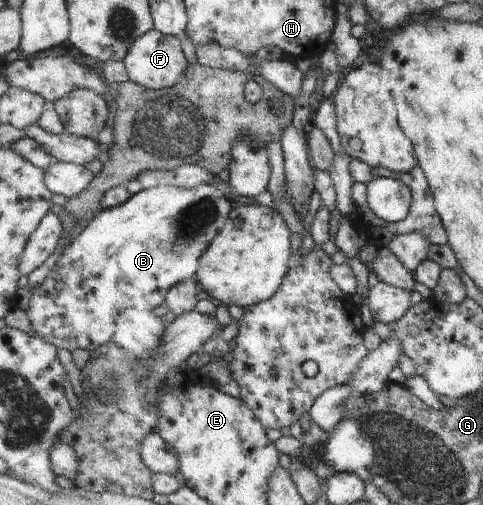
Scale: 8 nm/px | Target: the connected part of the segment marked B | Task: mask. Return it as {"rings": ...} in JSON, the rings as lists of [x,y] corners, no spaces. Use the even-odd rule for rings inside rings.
{"rings":[[[202,184],[198,189],[184,189],[173,185],[161,185],[152,189],[143,189],[122,205],[110,209],[103,209],[101,213],[96,215],[88,222],[88,225],[80,232],[77,238],[69,239],[67,247],[60,255],[59,261],[52,268],[51,272],[43,281],[42,285],[31,288],[32,295],[28,312],[29,318],[33,323],[33,328],[37,331],[37,335],[44,338],[47,342],[54,344],[57,348],[64,348],[73,352],[73,350],[88,350],[90,353],[96,351],[100,346],[106,345],[113,340],[116,331],[116,318],[118,314],[126,308],[134,308],[135,310],[152,311],[157,306],[164,306],[166,296],[173,286],[182,283],[184,280],[195,278],[200,267],[200,258],[209,248],[215,237],[222,232],[222,228],[226,222],[230,220],[230,214],[235,206],[231,206],[229,198],[217,188],[215,184]]]}

